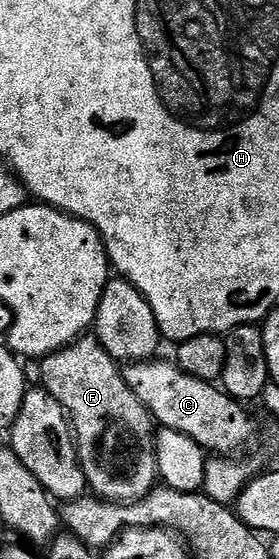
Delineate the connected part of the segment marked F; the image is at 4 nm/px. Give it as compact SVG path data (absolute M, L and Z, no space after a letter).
M84 336L79 341L49 354L39 362L41 368L42 389L63 405L71 423L75 439L75 451L79 457L79 466L87 478L87 485L94 497L105 502L130 504L140 502L155 489L159 478L157 456L155 455L155 438L157 423L151 414L133 396L129 384L123 378L120 363L111 358L94 336Z

